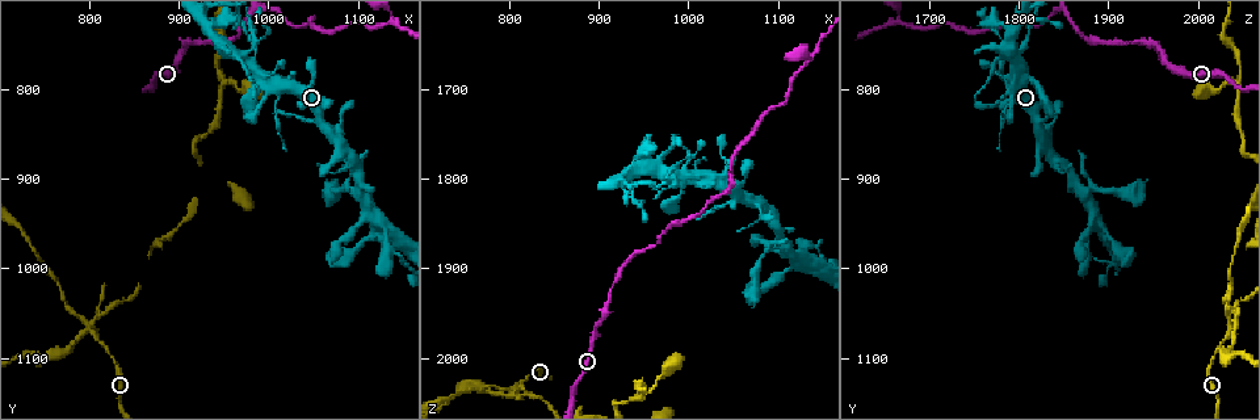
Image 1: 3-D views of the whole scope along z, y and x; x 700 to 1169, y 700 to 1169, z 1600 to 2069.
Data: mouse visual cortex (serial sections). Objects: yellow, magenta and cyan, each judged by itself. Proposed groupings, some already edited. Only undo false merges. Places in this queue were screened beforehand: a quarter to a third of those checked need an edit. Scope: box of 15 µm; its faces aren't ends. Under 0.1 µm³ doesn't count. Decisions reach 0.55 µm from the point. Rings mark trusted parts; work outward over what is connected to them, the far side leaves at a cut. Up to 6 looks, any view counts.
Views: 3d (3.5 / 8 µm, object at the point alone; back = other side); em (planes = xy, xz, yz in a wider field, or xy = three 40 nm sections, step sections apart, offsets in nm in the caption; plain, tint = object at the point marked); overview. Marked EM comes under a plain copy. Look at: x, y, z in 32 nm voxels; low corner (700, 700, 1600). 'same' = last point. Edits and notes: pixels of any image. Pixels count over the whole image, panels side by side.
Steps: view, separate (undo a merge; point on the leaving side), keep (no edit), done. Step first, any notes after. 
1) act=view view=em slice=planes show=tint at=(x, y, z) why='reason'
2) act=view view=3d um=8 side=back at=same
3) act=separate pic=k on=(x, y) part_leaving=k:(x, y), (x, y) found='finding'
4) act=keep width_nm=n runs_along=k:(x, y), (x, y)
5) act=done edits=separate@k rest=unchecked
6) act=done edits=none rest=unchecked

act=view view=3d um=3.5 at=(805, 1070, 2035) why='sharp bend'

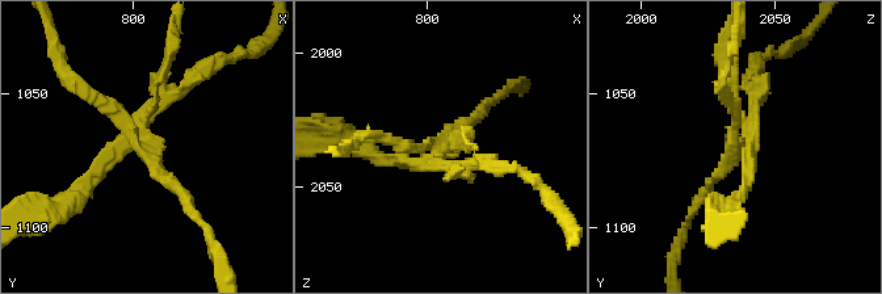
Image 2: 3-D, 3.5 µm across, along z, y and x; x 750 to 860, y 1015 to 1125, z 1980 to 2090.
act=view view=em slice=xy step=3 show=tint at=(803, 1071, 2035) why='need the tissue'

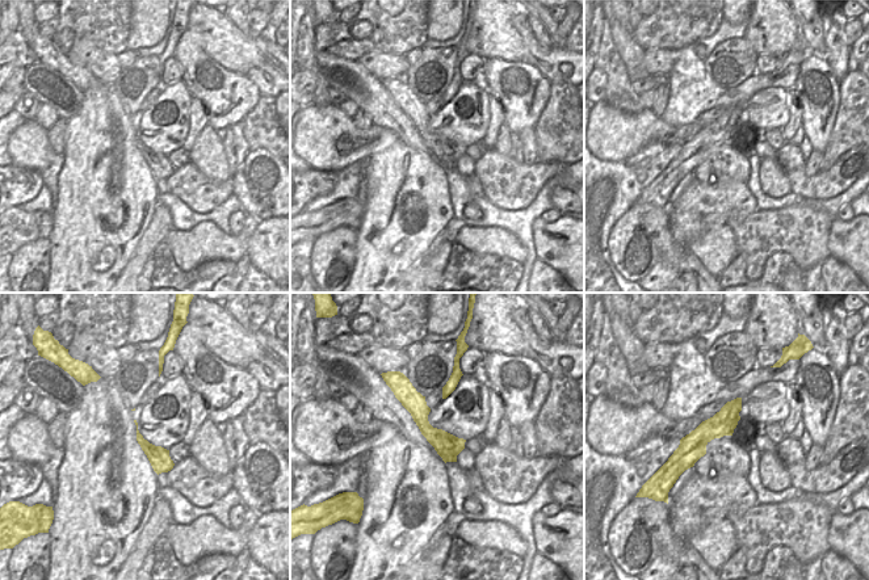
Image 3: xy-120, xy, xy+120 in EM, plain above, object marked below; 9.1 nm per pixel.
act=separate pic=2 on=(159, 87) part_leaving=2:(141, 138), (43, 210) found='two cells meet here'

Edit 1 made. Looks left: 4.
act=view view=overview

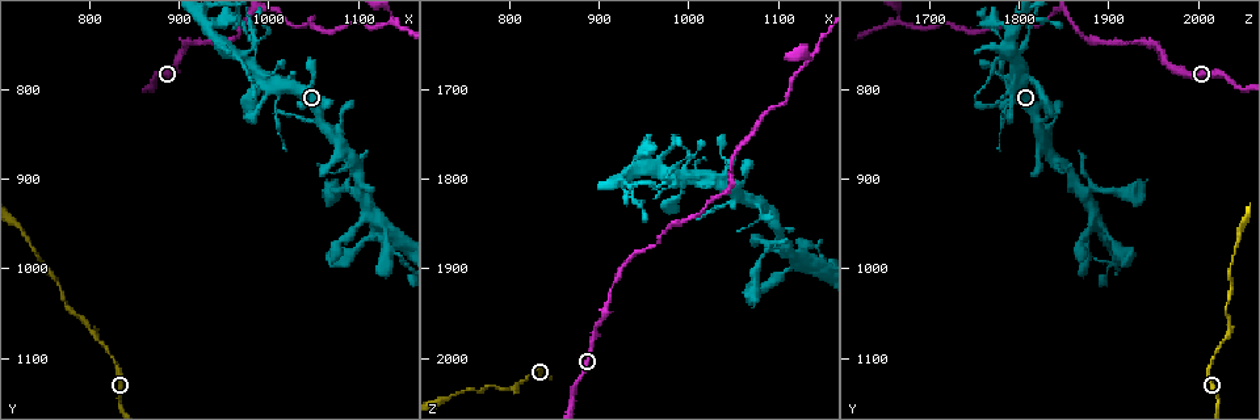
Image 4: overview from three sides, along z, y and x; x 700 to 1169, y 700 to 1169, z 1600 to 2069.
act=view view=em slice=xy step=1 show=tint at=(985, 760, 1805) why='sudden change in width'

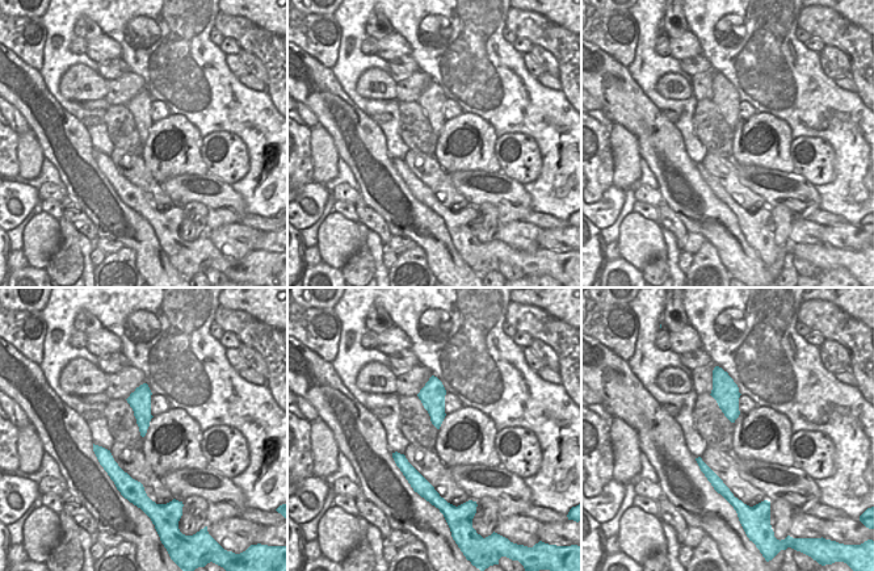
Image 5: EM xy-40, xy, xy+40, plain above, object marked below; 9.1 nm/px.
act=view view=3d um=3.5 at=same why='wider look'

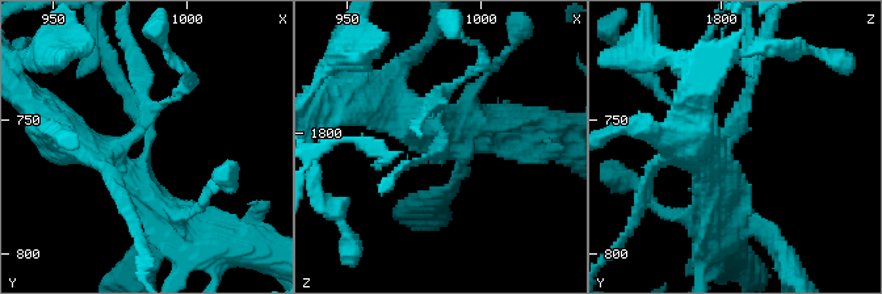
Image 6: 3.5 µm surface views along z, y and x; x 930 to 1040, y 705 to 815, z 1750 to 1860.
act=keep arm_widths_nm=100,400 runs_along=6:(713, 205), (719, 148), (754, 64) found='all the same cell'

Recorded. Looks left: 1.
act=done edits=separate@2 rest=unchecked

